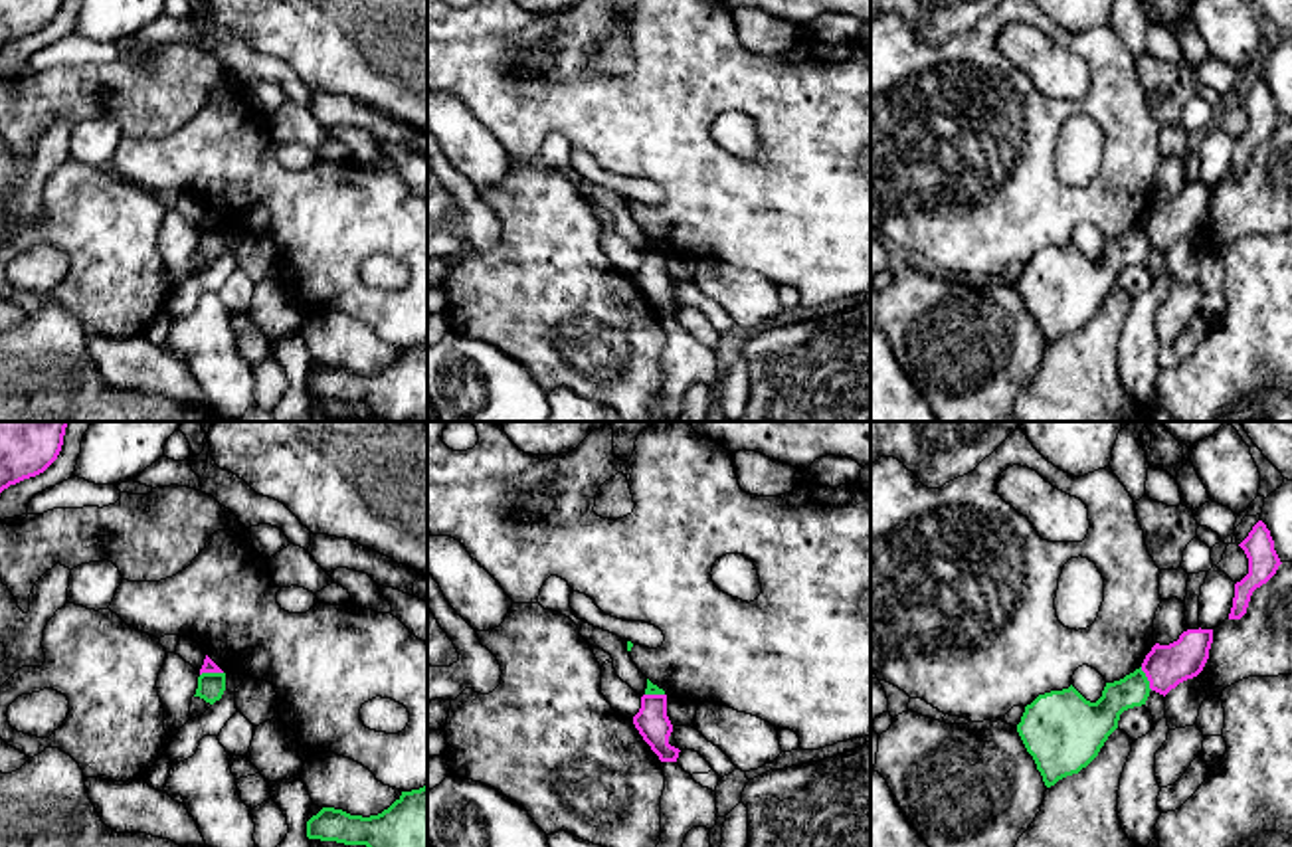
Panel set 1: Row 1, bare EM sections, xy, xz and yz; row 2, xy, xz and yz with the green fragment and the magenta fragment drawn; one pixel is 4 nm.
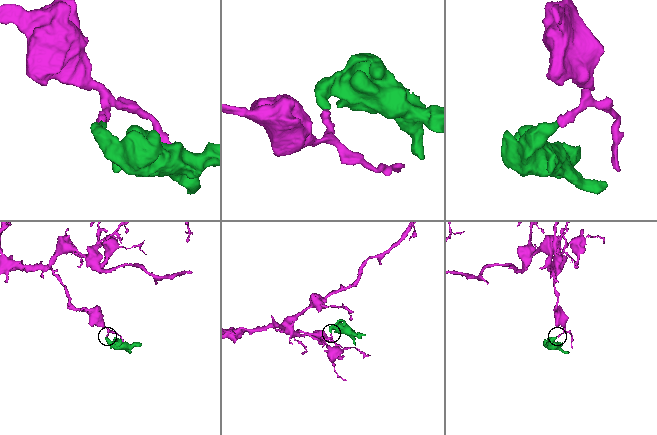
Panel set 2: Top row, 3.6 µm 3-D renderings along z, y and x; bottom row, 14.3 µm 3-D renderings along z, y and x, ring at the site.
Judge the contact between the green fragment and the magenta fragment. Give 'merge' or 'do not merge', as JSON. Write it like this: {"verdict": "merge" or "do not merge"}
{"verdict": "do not merge"}

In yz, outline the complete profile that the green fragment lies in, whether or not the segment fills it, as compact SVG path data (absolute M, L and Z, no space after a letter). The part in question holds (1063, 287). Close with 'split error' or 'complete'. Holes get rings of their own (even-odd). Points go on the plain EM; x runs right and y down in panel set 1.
M1140 224L1120 237L1106 239L1096 259L1086 257L1070 241L1039 251L1027 261L1017 289L1045 342L1051 344L1086 325L1118 285L1120 271L1146 261L1150 247L1150 237Z; complete

